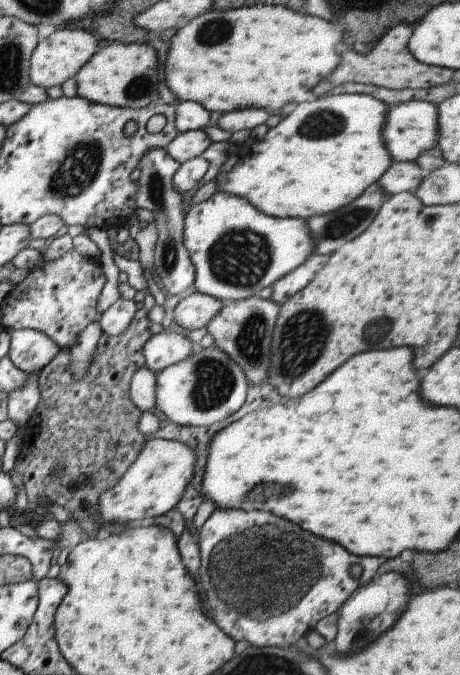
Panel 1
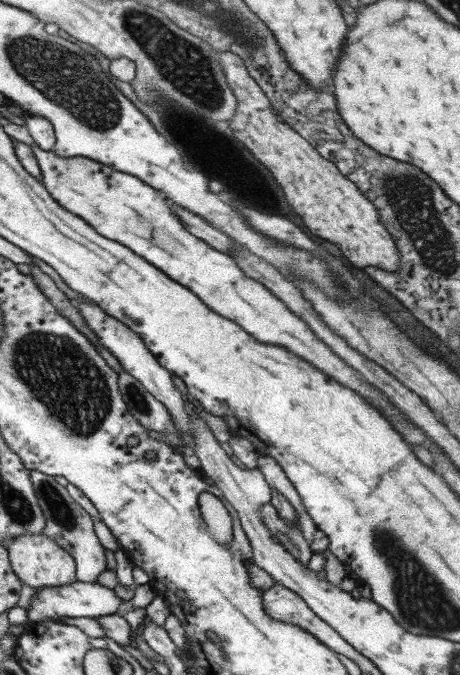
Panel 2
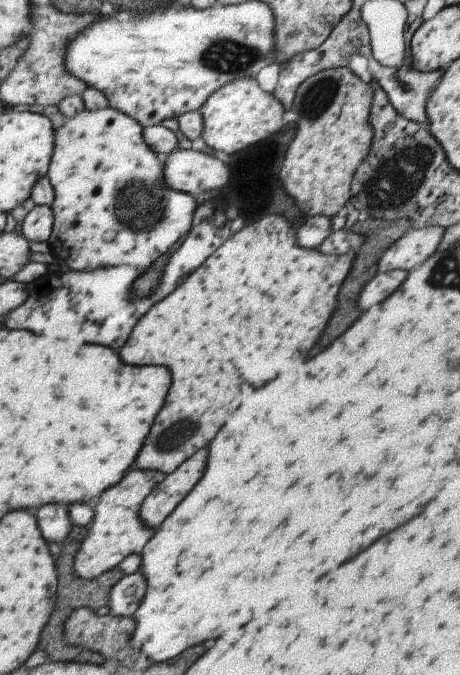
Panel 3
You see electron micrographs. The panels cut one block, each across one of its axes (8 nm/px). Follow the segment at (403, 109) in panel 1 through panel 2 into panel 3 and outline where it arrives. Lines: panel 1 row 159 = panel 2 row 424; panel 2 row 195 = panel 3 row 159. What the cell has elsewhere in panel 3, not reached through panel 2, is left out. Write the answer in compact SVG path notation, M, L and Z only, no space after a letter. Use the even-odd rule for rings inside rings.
M107 106L95 112L83 110L53 132L53 152L45 174L53 188L53 230L47 244L51 256L67 264L69 270L93 272L115 266L149 268L189 232L197 200L191 194L175 192L161 184L163 156L145 144L141 130L141 124L133 118Z

